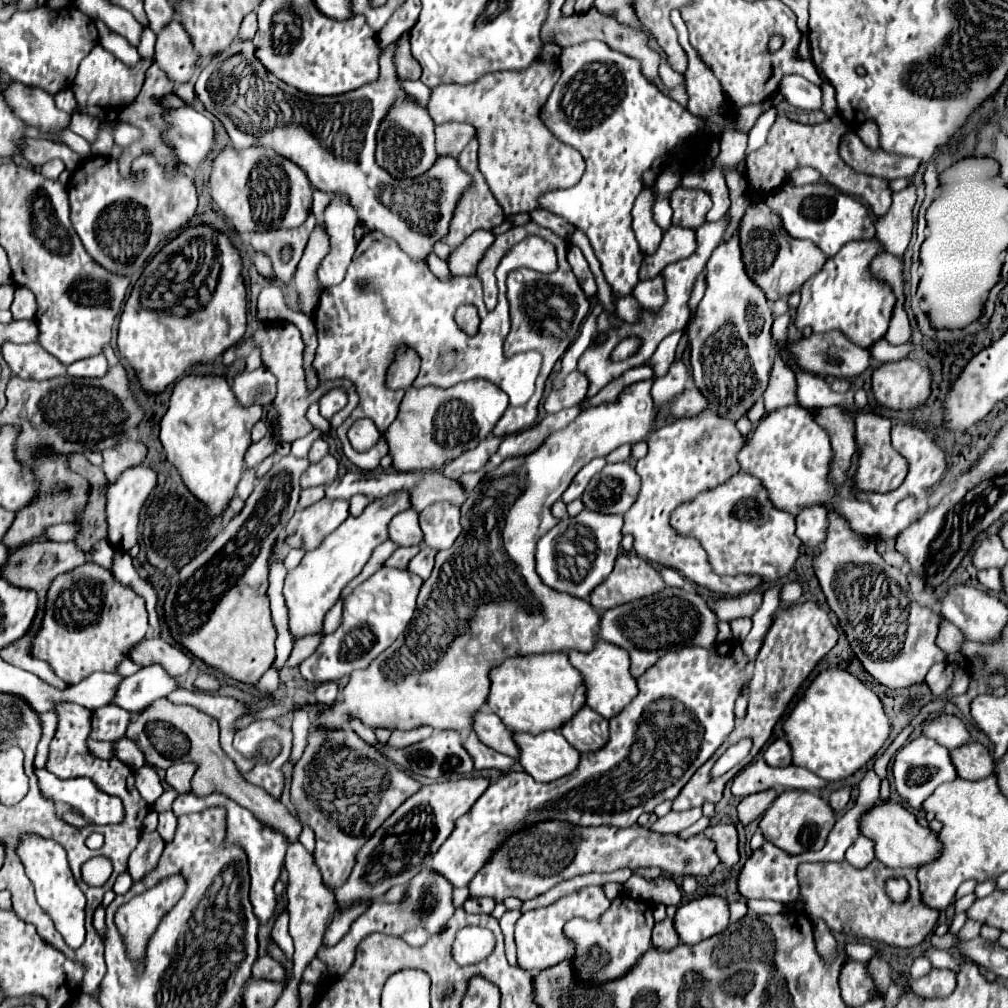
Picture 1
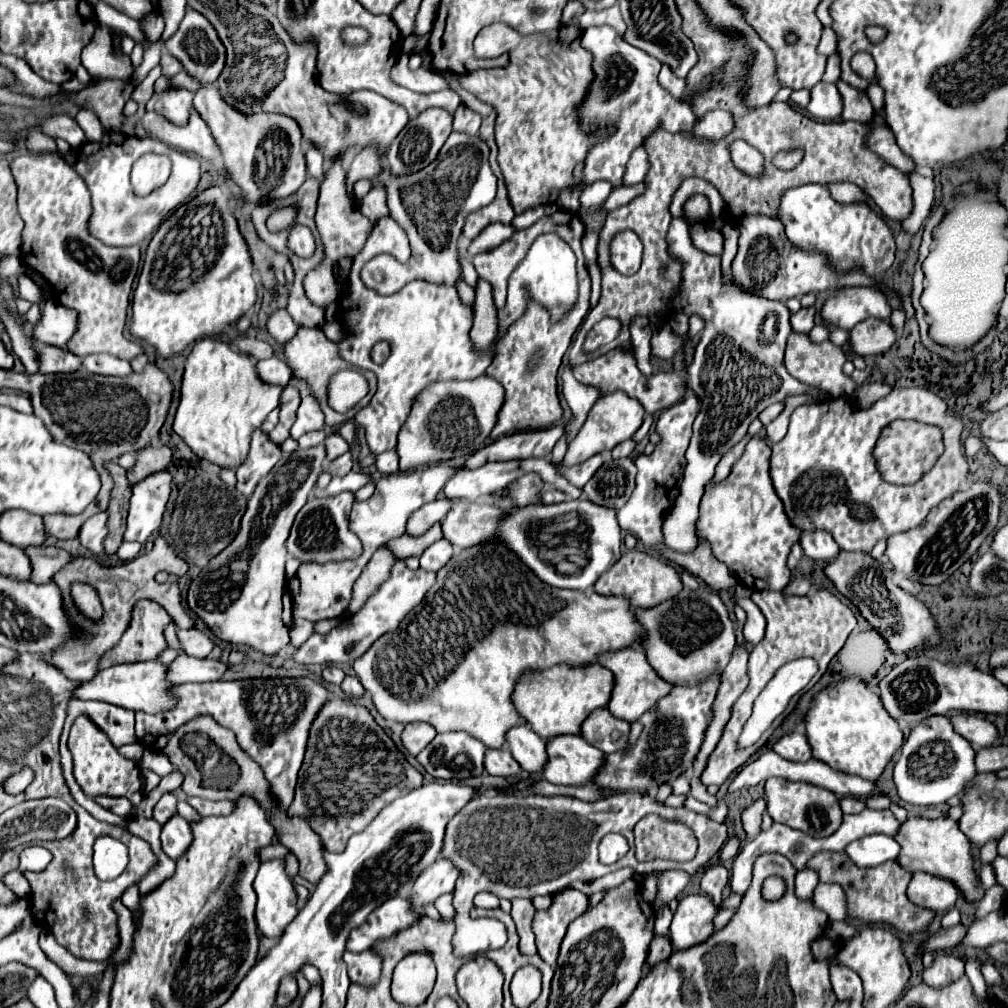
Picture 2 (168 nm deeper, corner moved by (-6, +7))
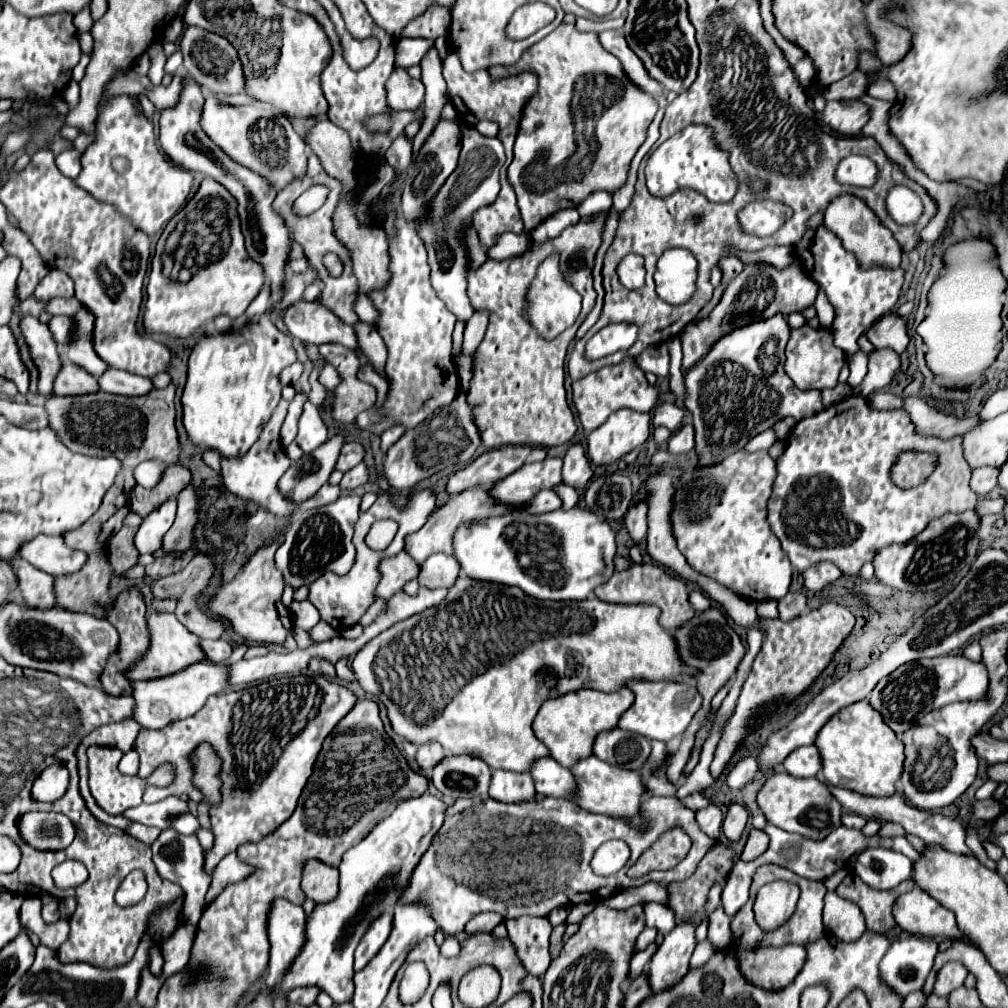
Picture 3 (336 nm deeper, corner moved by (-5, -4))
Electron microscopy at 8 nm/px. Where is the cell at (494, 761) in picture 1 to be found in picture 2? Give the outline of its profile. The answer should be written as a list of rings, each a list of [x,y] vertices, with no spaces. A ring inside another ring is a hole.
[[[487,748],[485,750],[485,770],[493,776],[513,776],[521,770],[517,760],[511,756],[509,748]]]

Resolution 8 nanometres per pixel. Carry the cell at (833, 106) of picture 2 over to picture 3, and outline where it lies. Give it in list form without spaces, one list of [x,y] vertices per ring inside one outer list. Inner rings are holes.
[[[828,101],[822,121],[844,135],[858,135],[870,121],[870,107],[862,101]]]

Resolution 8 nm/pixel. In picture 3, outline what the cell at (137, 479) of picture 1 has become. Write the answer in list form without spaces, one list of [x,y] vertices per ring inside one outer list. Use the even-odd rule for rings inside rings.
[[[170,499],[142,521],[134,539],[140,553],[156,553],[158,549],[162,549],[162,537],[172,527],[174,515],[176,515],[176,499]]]

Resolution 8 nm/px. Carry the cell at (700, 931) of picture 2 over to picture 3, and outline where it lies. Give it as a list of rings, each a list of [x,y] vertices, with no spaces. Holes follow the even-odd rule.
[[[678,925],[664,937],[646,971],[652,993],[662,993],[674,987],[688,973],[688,961],[694,947],[694,925]]]

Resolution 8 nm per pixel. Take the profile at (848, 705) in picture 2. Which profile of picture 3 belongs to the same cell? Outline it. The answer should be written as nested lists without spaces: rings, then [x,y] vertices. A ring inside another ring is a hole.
[[[868,701],[854,703],[840,711],[840,715],[832,717],[816,737],[816,745],[822,753],[822,777],[830,785],[850,789],[866,797],[894,795],[894,785],[902,775],[904,745]]]

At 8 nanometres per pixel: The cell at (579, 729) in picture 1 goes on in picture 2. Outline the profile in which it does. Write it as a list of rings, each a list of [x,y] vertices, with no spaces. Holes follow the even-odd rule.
[[[607,708],[593,710],[581,724],[581,736],[605,754],[625,750],[629,722],[611,716]]]

